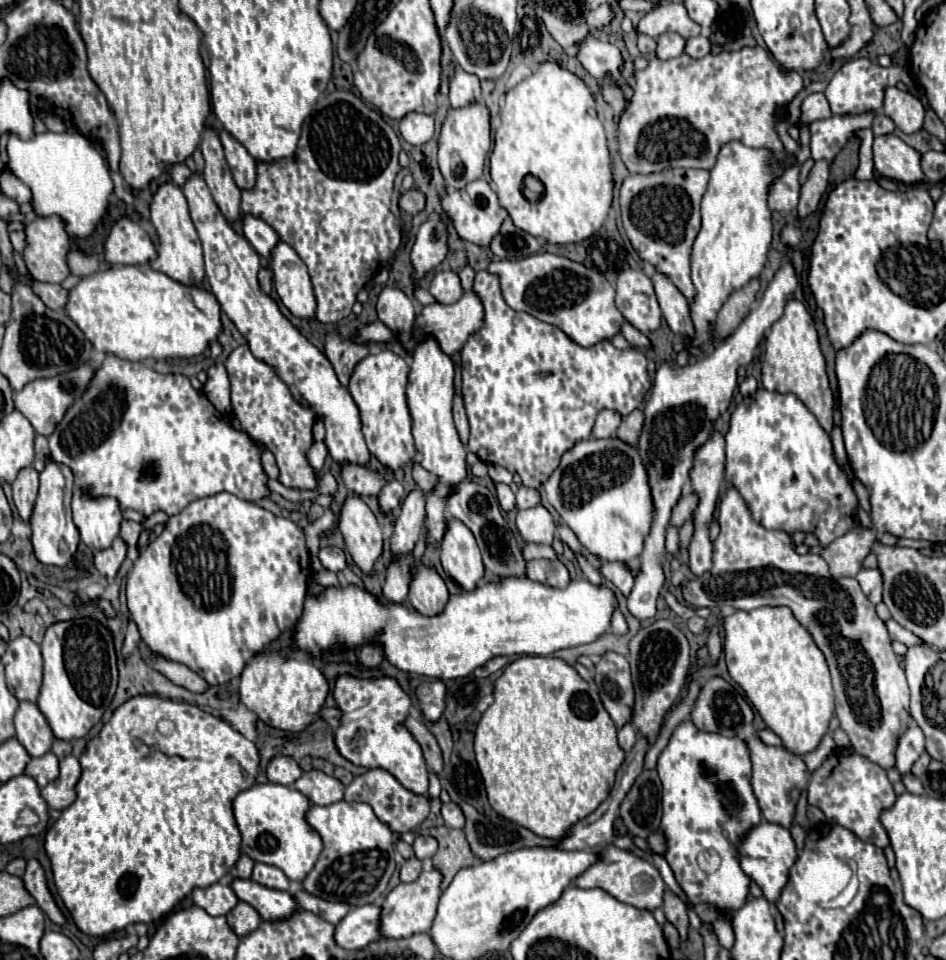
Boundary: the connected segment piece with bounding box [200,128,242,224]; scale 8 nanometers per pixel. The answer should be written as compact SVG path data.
M212 128L204 130L200 150L202 150L204 162L206 162L206 168L202 174L204 174L204 180L210 188L210 194L214 198L216 206L220 208L222 216L226 218L226 222L232 224L242 216L242 212L240 212L240 188L236 186L232 172L226 164L224 148L220 144L216 130L212 130Z

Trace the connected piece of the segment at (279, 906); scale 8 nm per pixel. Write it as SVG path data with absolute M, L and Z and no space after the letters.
M234 878L230 882L230 888L236 892L236 896L250 906L258 910L258 914L264 920L282 920L288 918L296 908L296 900L282 890L272 890L266 888L254 880L244 880L244 878Z

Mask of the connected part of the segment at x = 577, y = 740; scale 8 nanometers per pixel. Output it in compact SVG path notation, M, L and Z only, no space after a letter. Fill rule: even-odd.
M520 656L520 658L516 658L514 662L510 662L504 668L500 678L494 682L494 702L490 704L490 708L482 714L482 718L478 722L476 738L474 738L474 752L476 752L476 762L478 762L478 768L480 768L484 786L488 788L490 806L500 816L504 816L504 818L532 830L534 834L544 836L544 838L562 838L570 830L570 826L574 826L578 820L592 814L608 798L608 794L610 794L610 790L614 786L616 770L624 762L624 752L616 742L616 726L614 726L610 714L606 712L606 708L602 706L598 690L594 686L590 686L576 672L574 666L570 666L562 658L554 658L554 656Z

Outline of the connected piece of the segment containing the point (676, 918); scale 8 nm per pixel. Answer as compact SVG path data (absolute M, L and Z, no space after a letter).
M666 890L662 910L666 914L666 920L670 920L678 928L682 940L686 940L686 934L688 934L688 914L686 914L686 904L682 902L682 898L676 896L672 890Z

